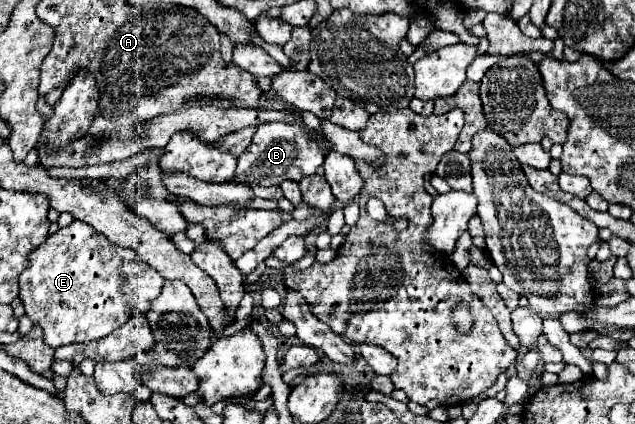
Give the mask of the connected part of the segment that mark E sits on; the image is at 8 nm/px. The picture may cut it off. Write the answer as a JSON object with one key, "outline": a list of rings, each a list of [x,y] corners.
{"outline":[[[73,221],[69,227],[49,235],[47,241],[29,255],[29,261],[31,265],[19,277],[19,297],[23,299],[25,313],[31,321],[43,327],[45,343],[51,347],[87,343],[109,335],[133,315],[133,307],[137,303],[153,301],[165,283],[165,279],[143,259],[139,259],[135,251],[113,245],[83,221]]]}

